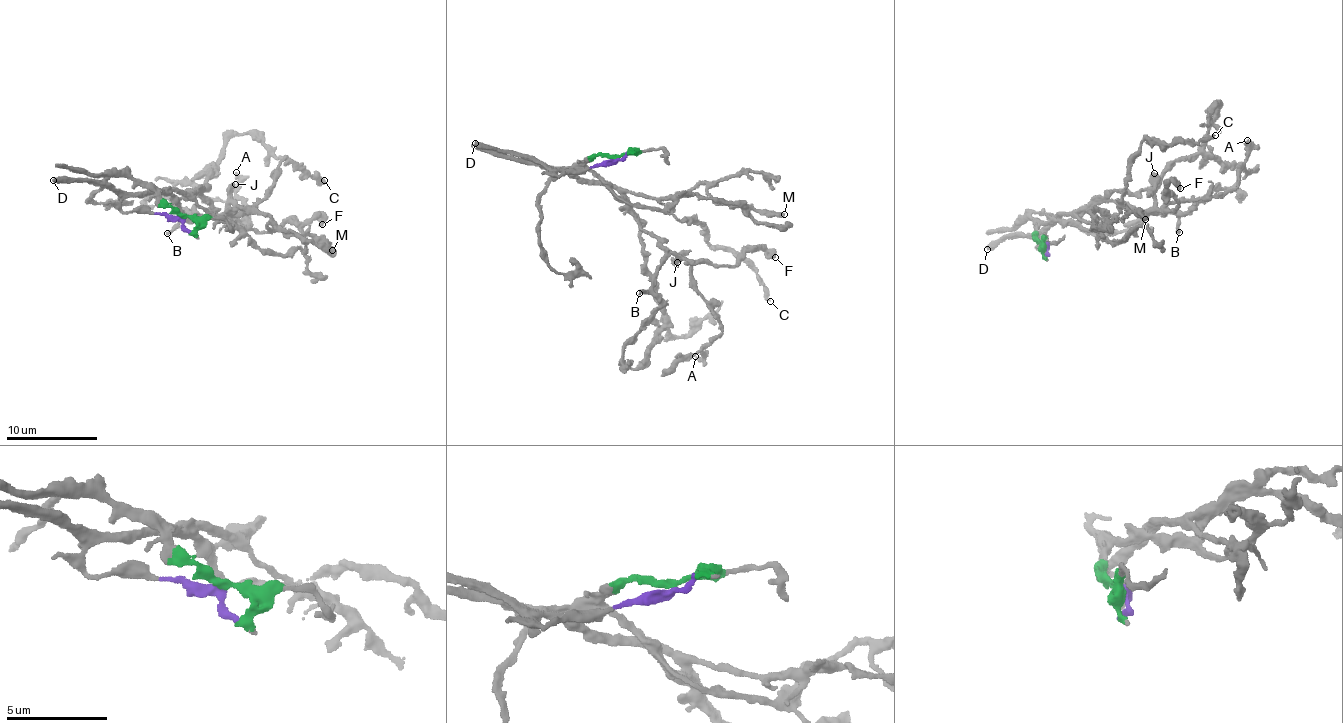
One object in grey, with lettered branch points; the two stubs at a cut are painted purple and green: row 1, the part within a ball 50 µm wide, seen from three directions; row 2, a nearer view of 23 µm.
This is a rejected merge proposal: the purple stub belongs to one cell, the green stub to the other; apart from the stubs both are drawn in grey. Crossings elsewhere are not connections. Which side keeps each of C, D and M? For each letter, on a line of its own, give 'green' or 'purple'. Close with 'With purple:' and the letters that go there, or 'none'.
C: green
D: purple
M: green
With purple: D

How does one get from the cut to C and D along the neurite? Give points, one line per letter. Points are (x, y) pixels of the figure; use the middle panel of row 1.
C: (615, 157), (594, 156), (586, 165), (631, 203), (701, 224), (711, 246), (730, 248), (755, 270), (770, 301)
D: (615, 159), (555, 175), (532, 161), (478, 147), (474, 142)

